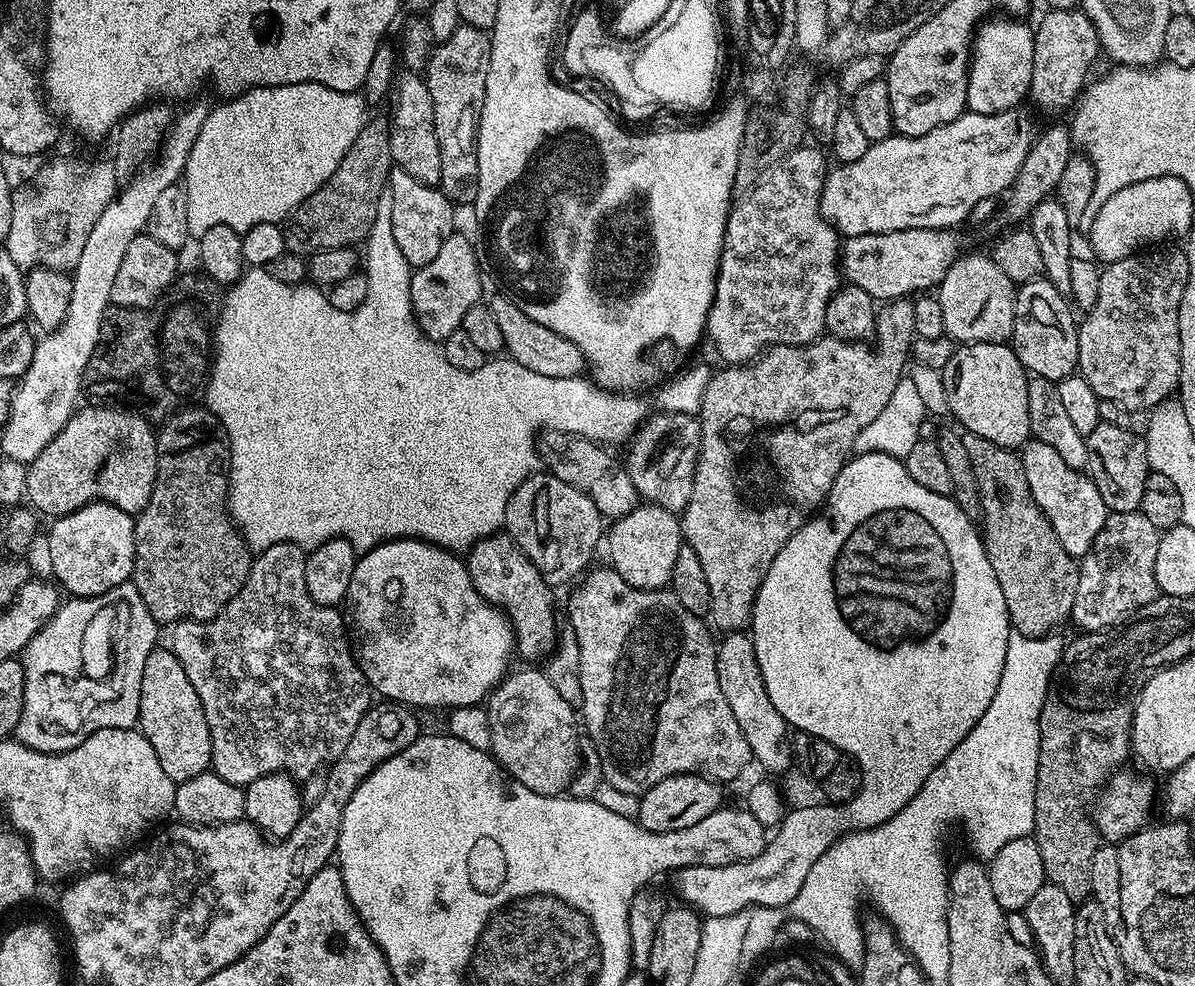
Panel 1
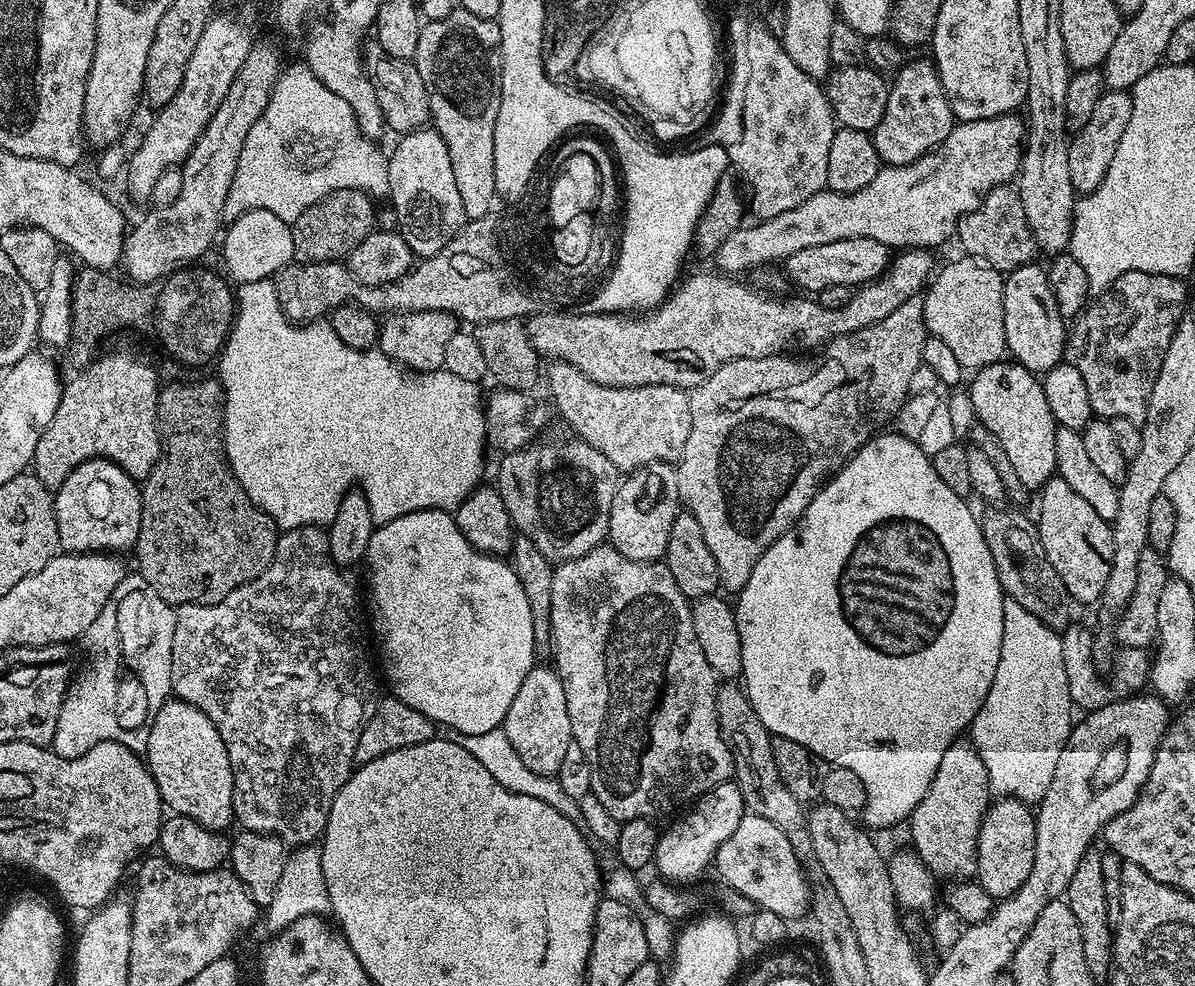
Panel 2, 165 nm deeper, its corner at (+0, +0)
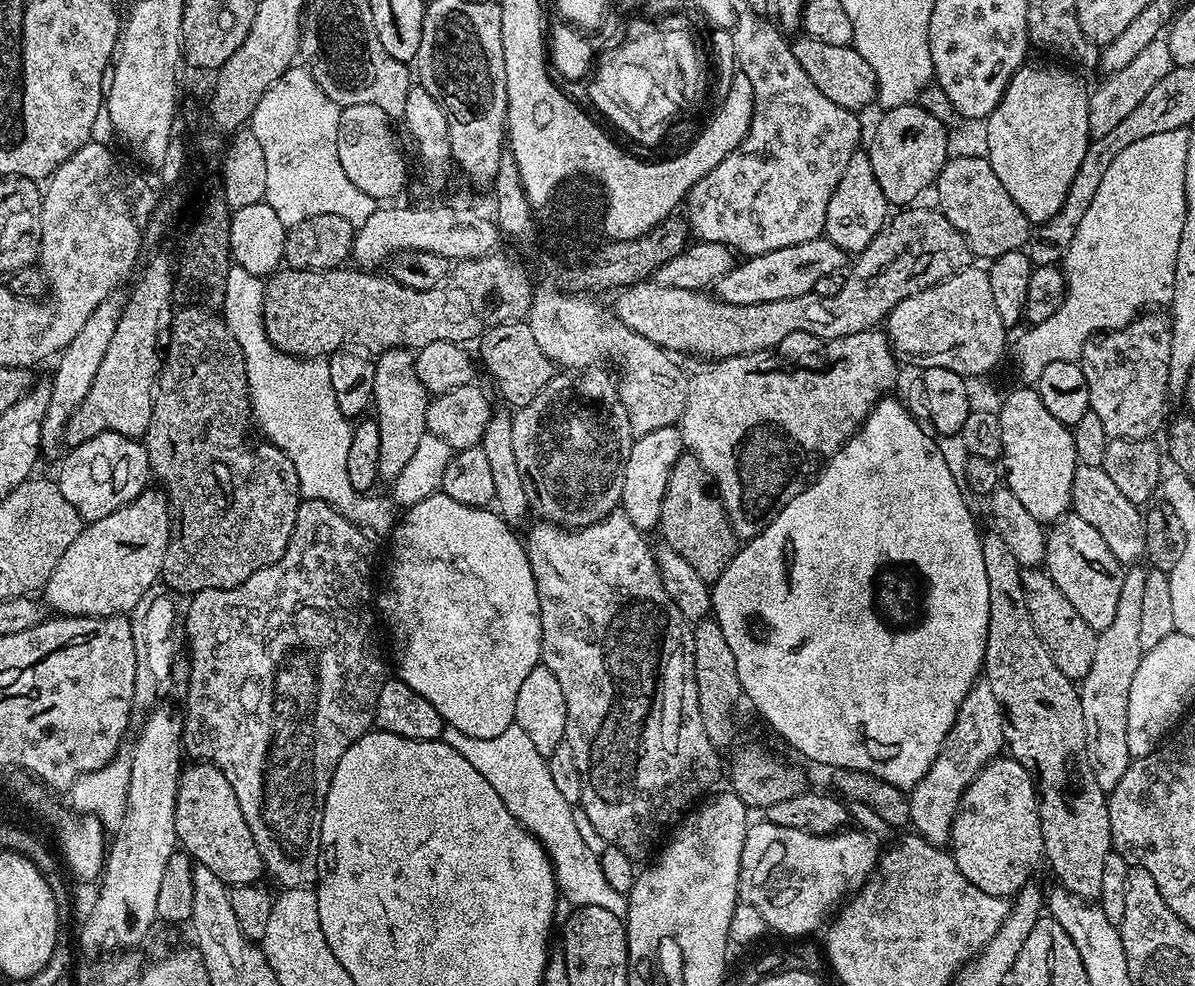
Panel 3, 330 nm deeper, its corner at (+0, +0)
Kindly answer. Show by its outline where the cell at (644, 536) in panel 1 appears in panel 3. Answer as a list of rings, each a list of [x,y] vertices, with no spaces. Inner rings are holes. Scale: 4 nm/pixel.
[[[676,426],[650,430],[650,434],[642,434],[633,439],[624,467],[620,508],[636,528],[649,530],[659,525],[662,498],[666,498],[666,482],[670,482],[670,470],[674,470],[674,462],[678,462],[678,458],[685,455],[685,452],[684,439]]]

